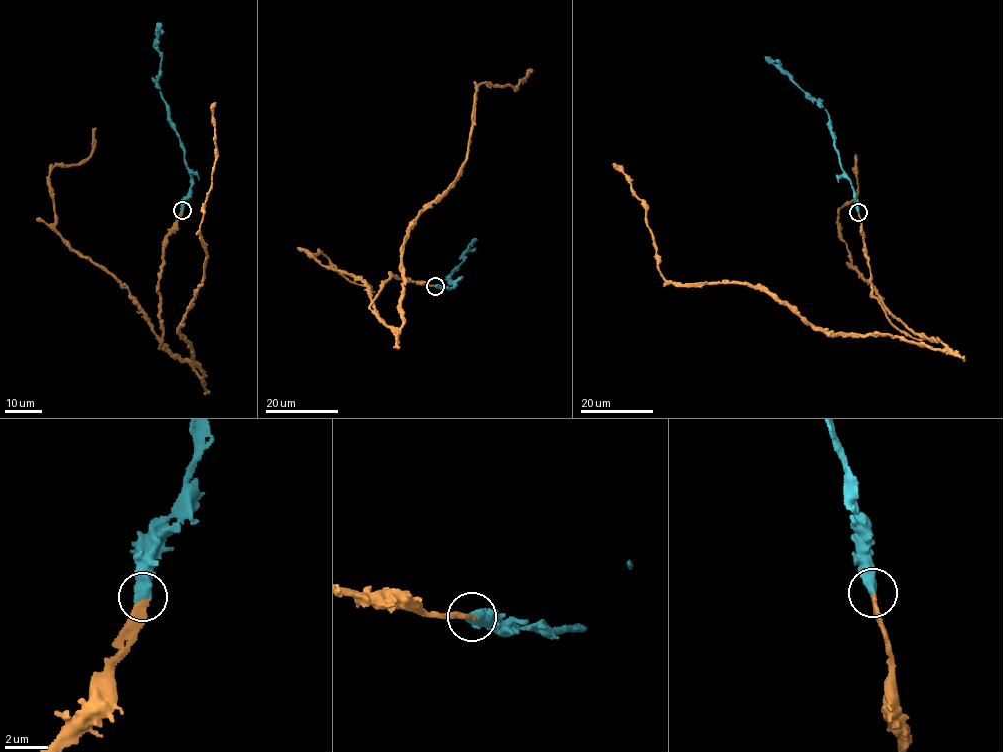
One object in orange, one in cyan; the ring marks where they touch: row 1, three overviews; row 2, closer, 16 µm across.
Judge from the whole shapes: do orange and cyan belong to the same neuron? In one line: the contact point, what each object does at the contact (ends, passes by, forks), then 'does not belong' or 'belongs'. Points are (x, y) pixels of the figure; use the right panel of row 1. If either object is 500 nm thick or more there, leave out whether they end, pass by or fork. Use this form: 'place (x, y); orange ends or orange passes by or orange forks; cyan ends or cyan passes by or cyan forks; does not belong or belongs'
place (858, 212); belongs

